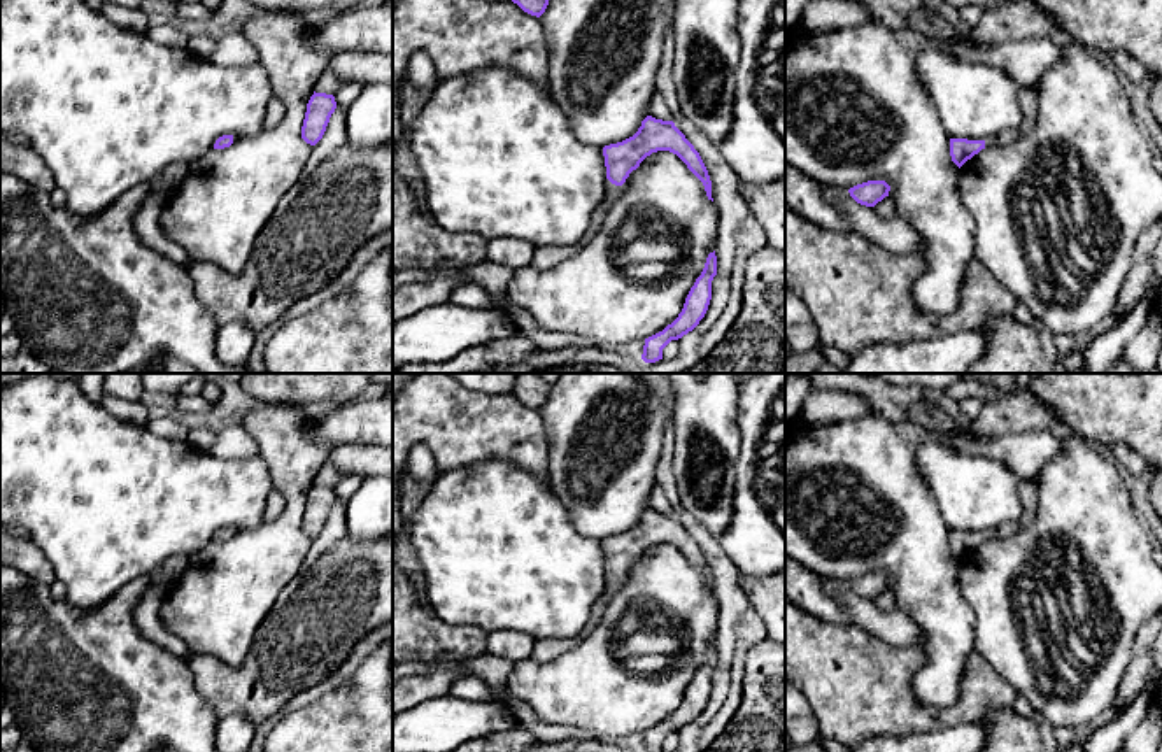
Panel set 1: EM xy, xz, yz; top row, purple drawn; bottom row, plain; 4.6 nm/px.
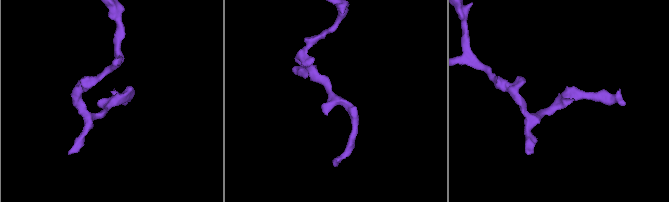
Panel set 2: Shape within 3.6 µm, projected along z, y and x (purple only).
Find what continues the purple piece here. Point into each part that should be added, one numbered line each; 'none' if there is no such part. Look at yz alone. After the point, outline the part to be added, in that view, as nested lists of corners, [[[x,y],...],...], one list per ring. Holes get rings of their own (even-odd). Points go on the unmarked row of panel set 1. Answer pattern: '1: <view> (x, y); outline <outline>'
1: yz (1010, 528); outline [[[1006,522],[1006,524],[1001,524],[999,528],[985,531],[985,540],[1006,538],[1006,536],[1015,535],[1018,529],[1020,529],[1020,524]]]

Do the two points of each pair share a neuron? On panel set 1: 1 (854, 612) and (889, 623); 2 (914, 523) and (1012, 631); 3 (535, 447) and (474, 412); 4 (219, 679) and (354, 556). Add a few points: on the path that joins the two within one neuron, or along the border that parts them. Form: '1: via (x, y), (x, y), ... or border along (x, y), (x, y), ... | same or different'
1: via (863, 612), (880, 623) | same
2: border along (959, 561), (959, 593), (975, 612) | different
3: via (519, 437), (507, 428), (489, 426) | same
4: via (256, 668), (332, 593) | same

